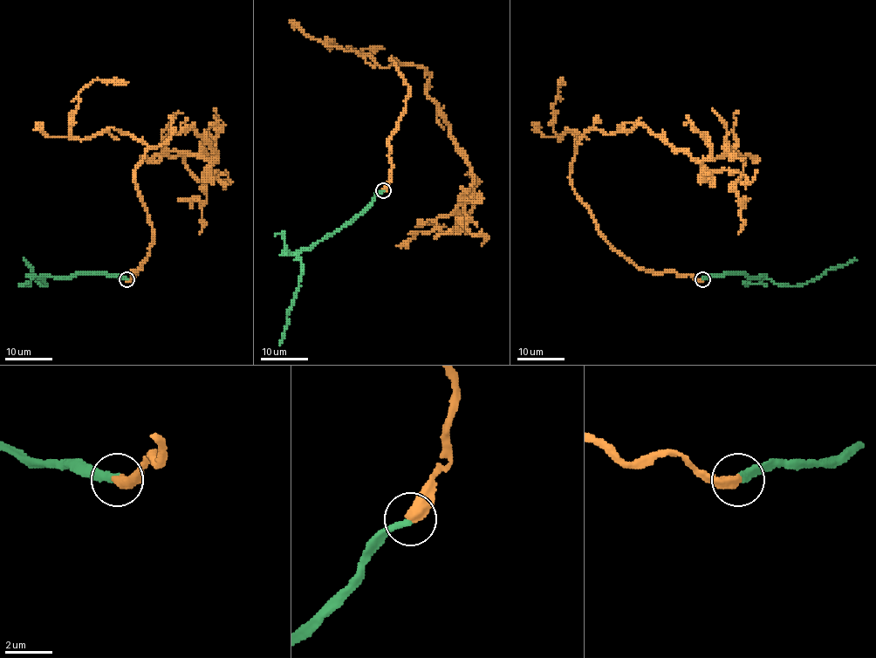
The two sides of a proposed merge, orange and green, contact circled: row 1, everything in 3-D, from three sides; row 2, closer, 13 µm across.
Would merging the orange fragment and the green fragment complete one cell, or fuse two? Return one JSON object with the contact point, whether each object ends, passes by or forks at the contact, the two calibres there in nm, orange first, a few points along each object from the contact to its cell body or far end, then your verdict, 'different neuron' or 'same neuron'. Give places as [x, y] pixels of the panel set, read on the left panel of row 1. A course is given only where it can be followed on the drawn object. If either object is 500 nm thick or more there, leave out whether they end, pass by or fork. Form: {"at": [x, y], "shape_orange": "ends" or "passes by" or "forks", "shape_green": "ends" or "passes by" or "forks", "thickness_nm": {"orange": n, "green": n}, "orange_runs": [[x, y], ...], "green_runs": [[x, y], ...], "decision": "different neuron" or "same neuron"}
{"at": [126, 279], "thickness_nm": {"orange": 500, "green": 280}, "orange_runs": [[126, 279], [153, 239], [134, 168], [171, 130], [191, 124], [215, 159], [181, 153], [206, 195], [200, 235]], "green_runs": [[126, 279], [120, 276], [78, 272], [74, 276], [43, 277], [47, 284], [42, 285], [23, 259]], "decision": "same neuron"}

